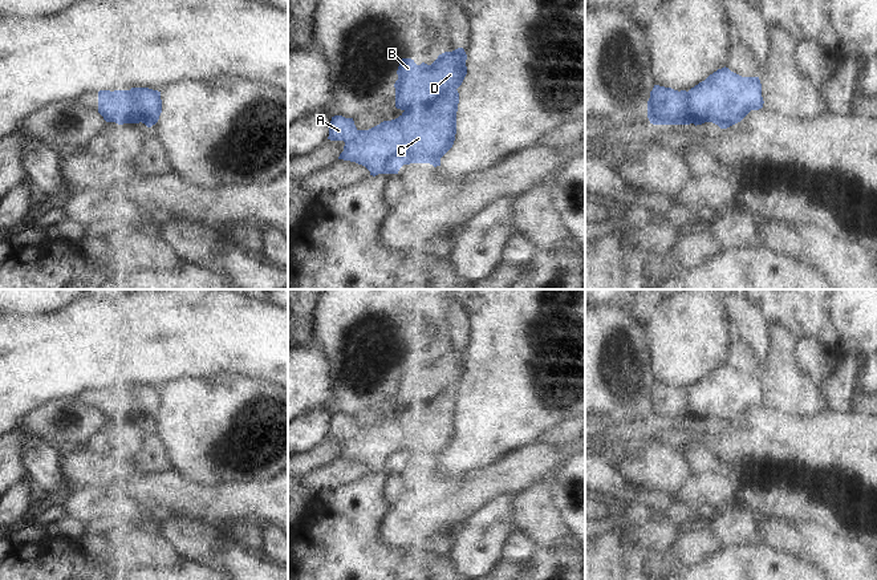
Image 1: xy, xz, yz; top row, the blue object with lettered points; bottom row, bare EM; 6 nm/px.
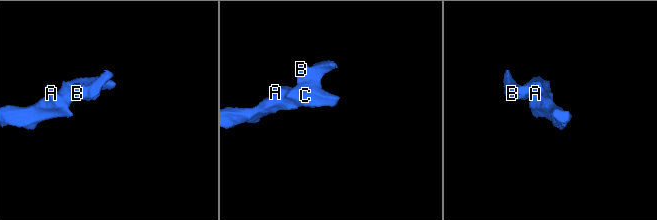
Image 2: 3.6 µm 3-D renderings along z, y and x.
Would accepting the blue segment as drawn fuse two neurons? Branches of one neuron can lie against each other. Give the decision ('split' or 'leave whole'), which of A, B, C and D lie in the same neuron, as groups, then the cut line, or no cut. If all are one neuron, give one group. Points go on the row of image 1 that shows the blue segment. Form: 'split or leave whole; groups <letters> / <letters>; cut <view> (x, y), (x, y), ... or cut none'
split; groups A C / B D; cut xz (455, 88), (451, 88), (425, 106), (414, 106), (405, 110)

